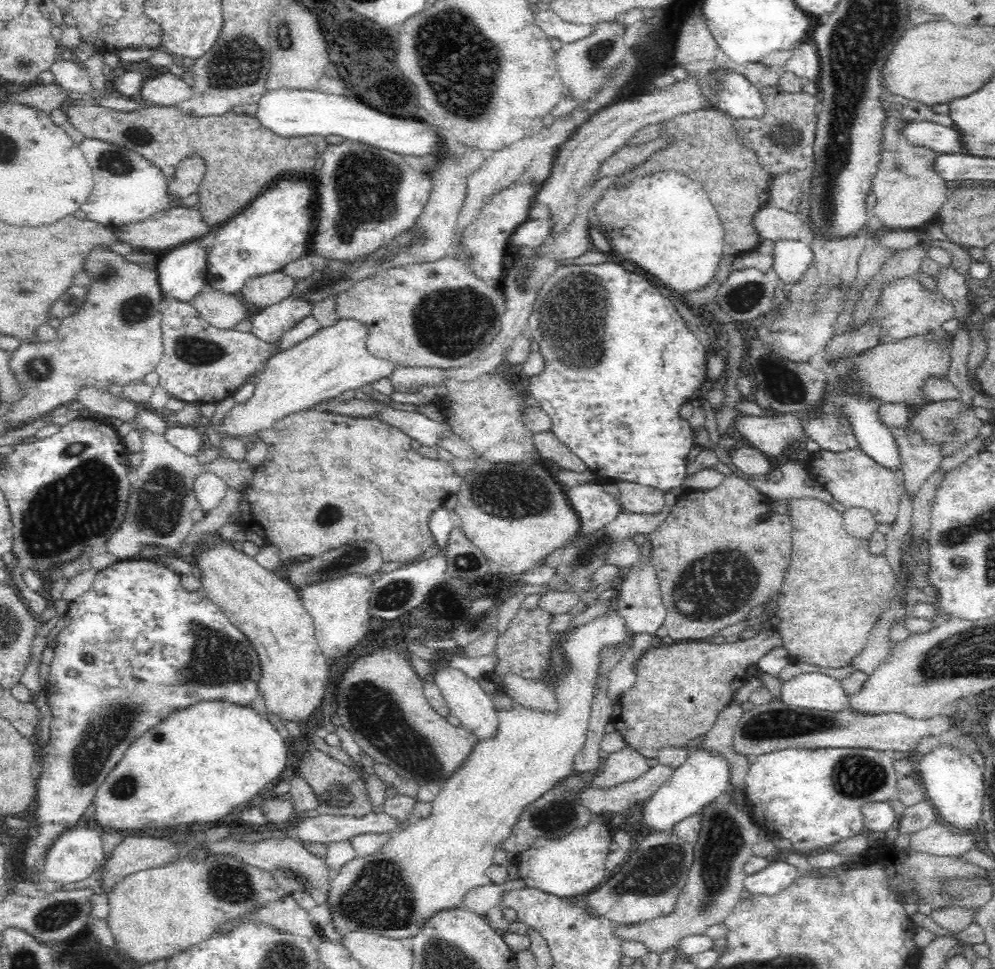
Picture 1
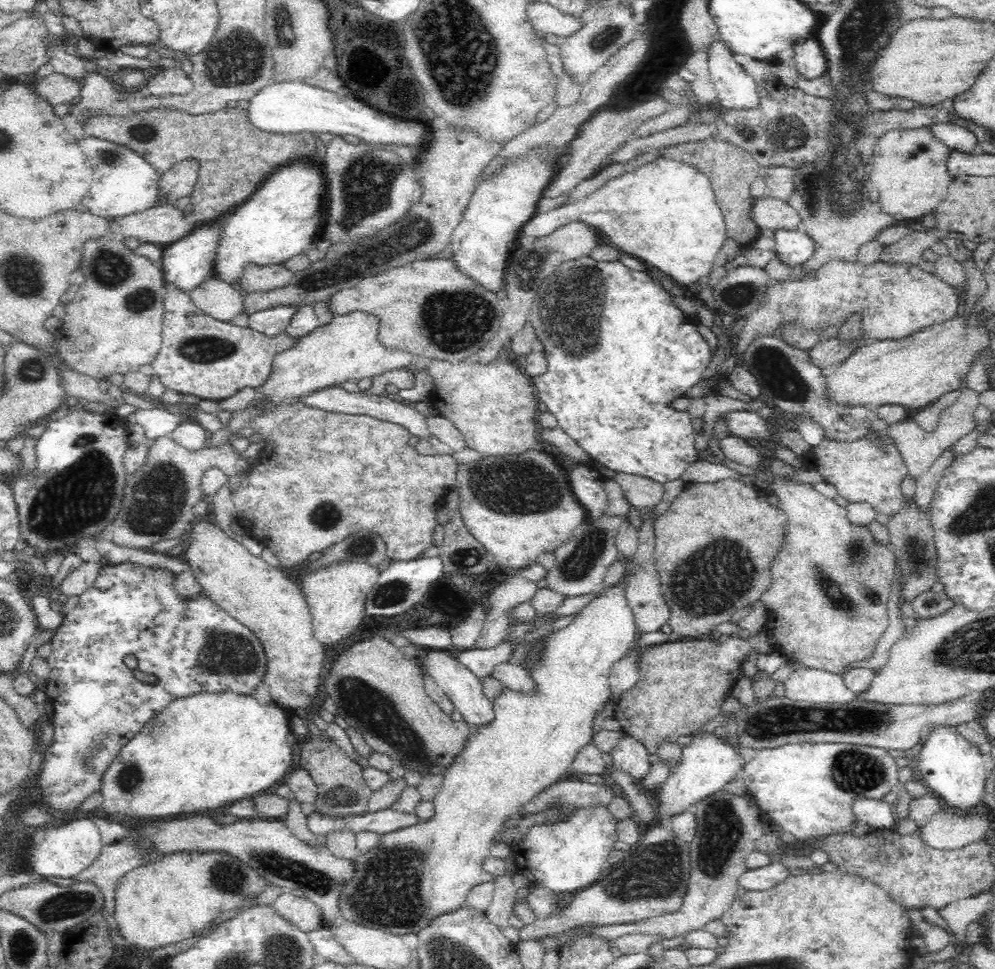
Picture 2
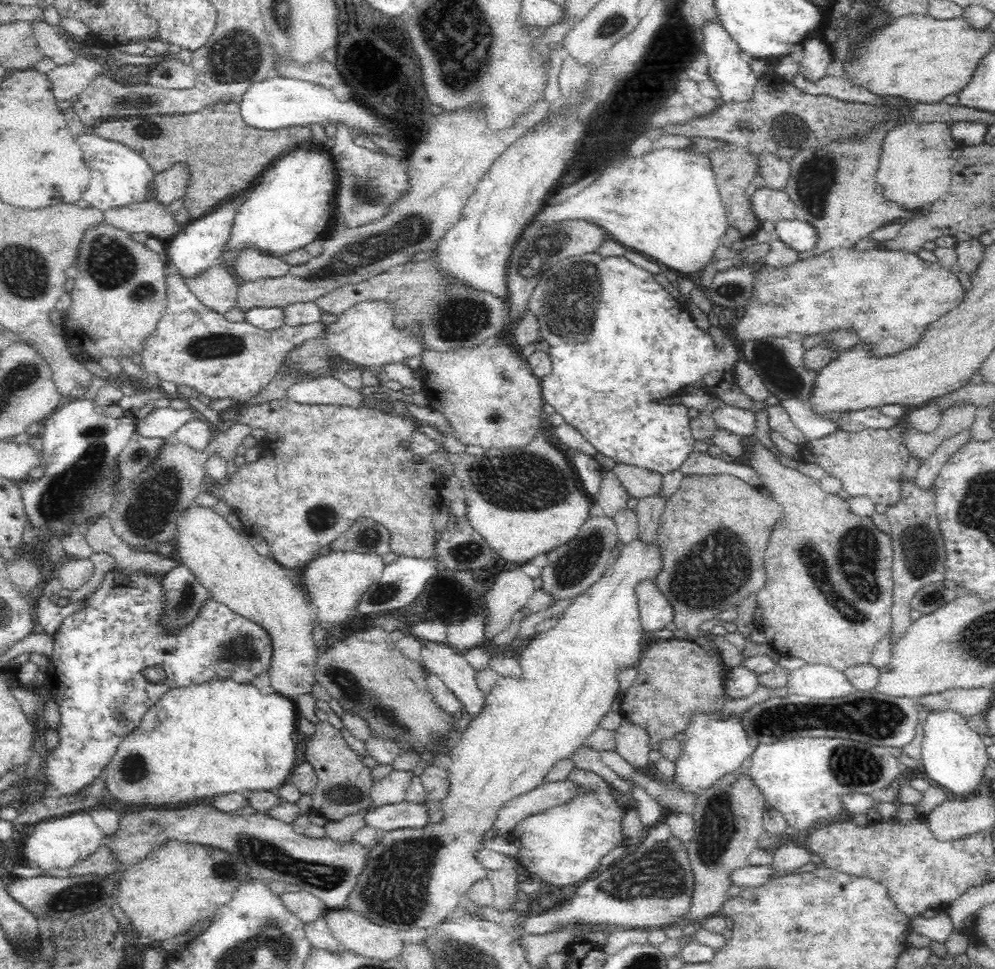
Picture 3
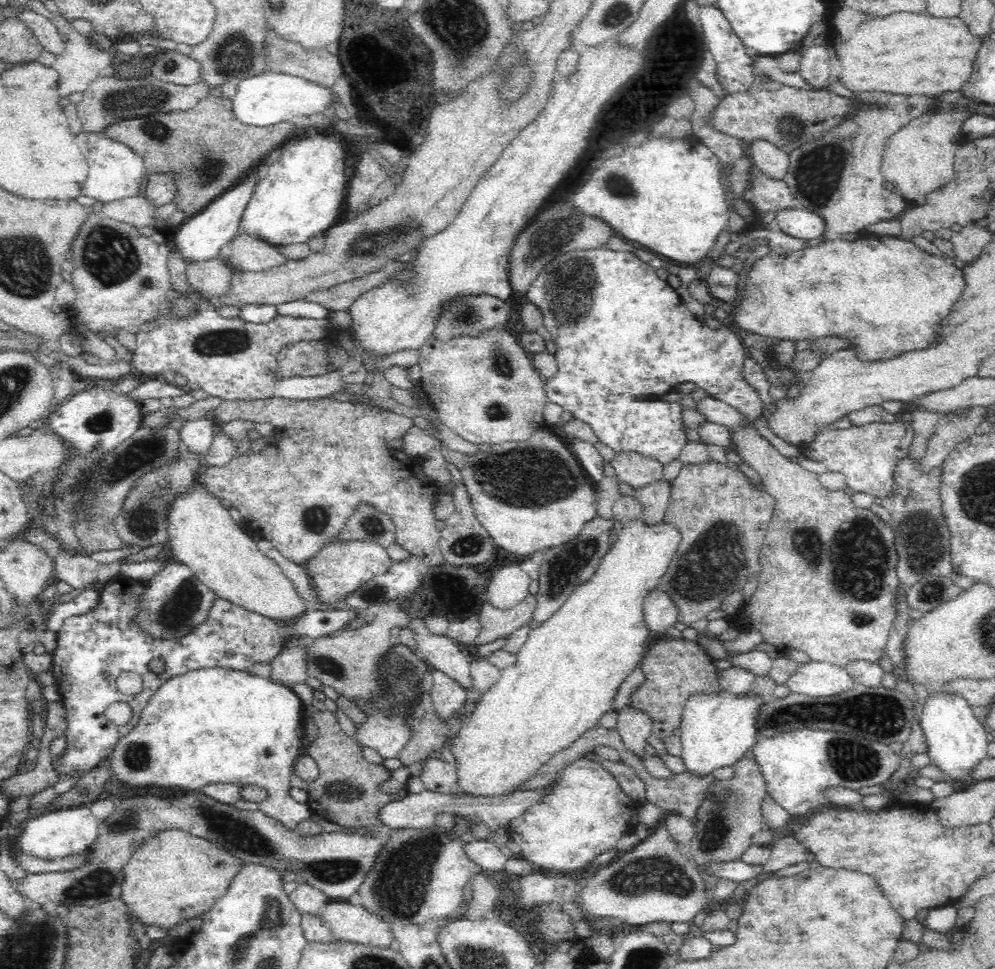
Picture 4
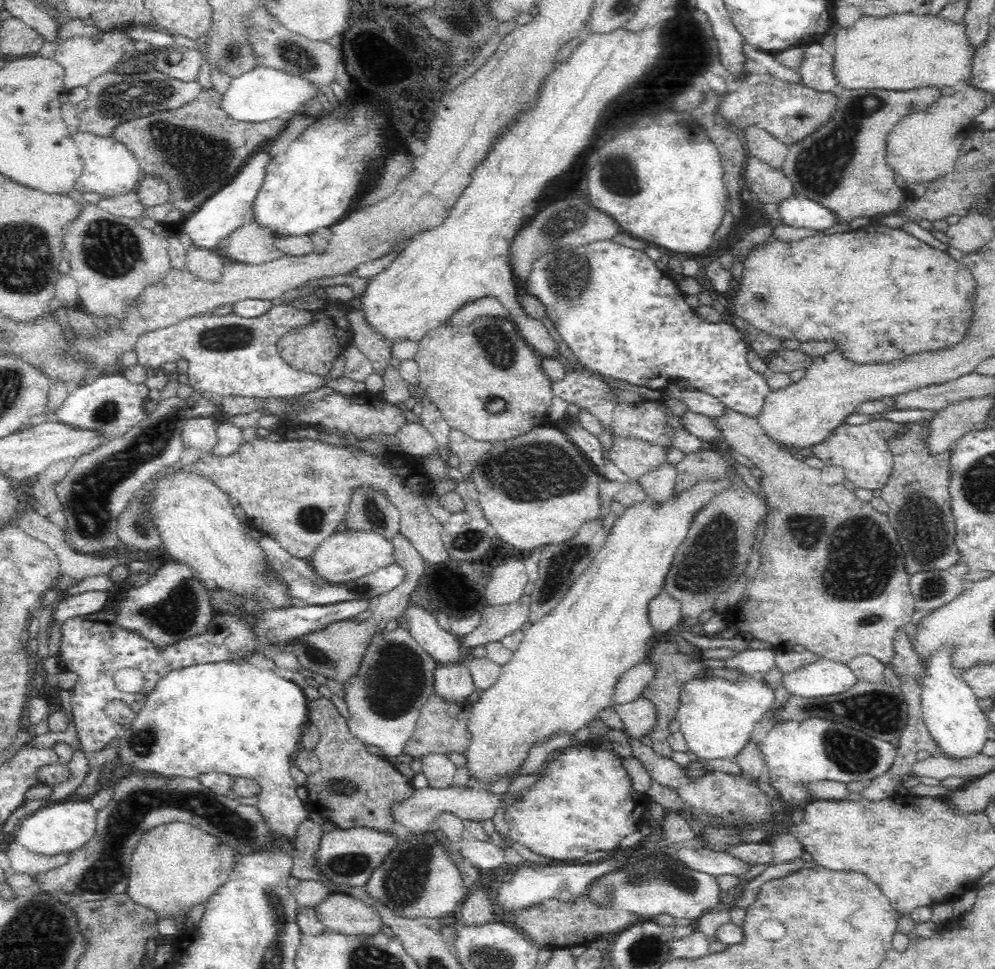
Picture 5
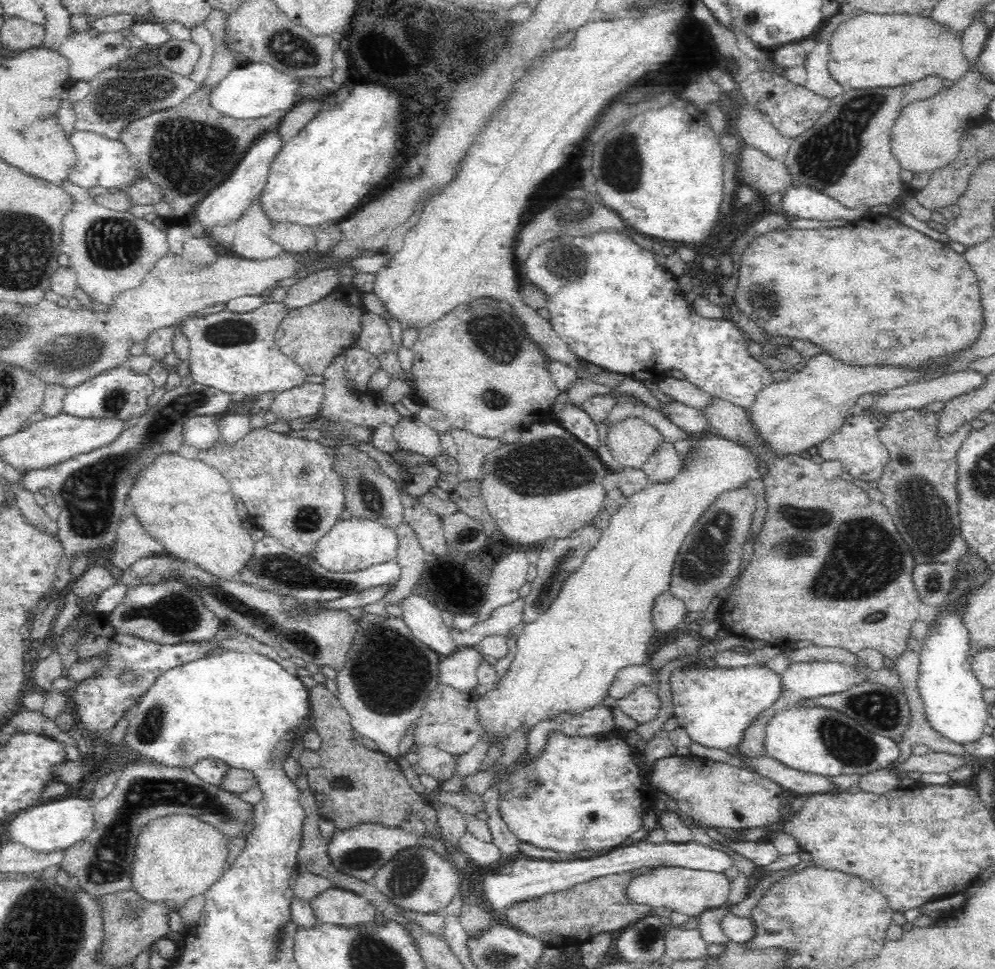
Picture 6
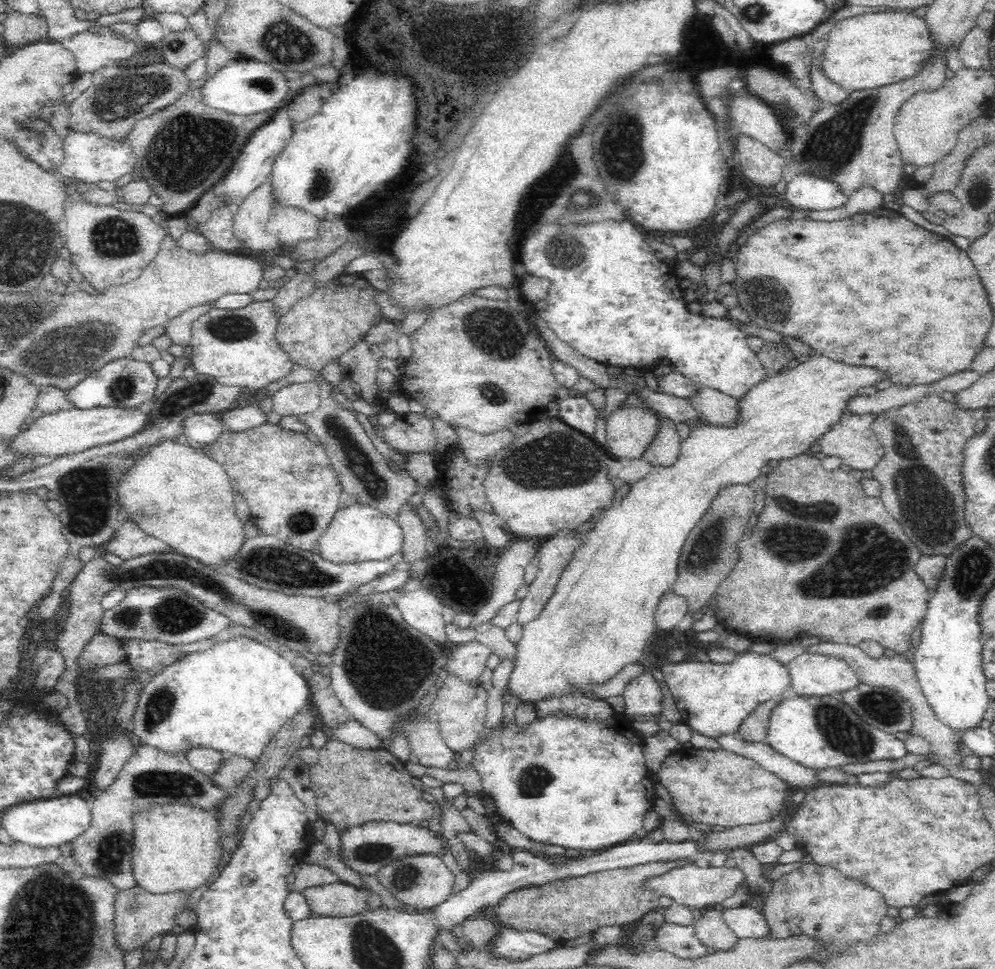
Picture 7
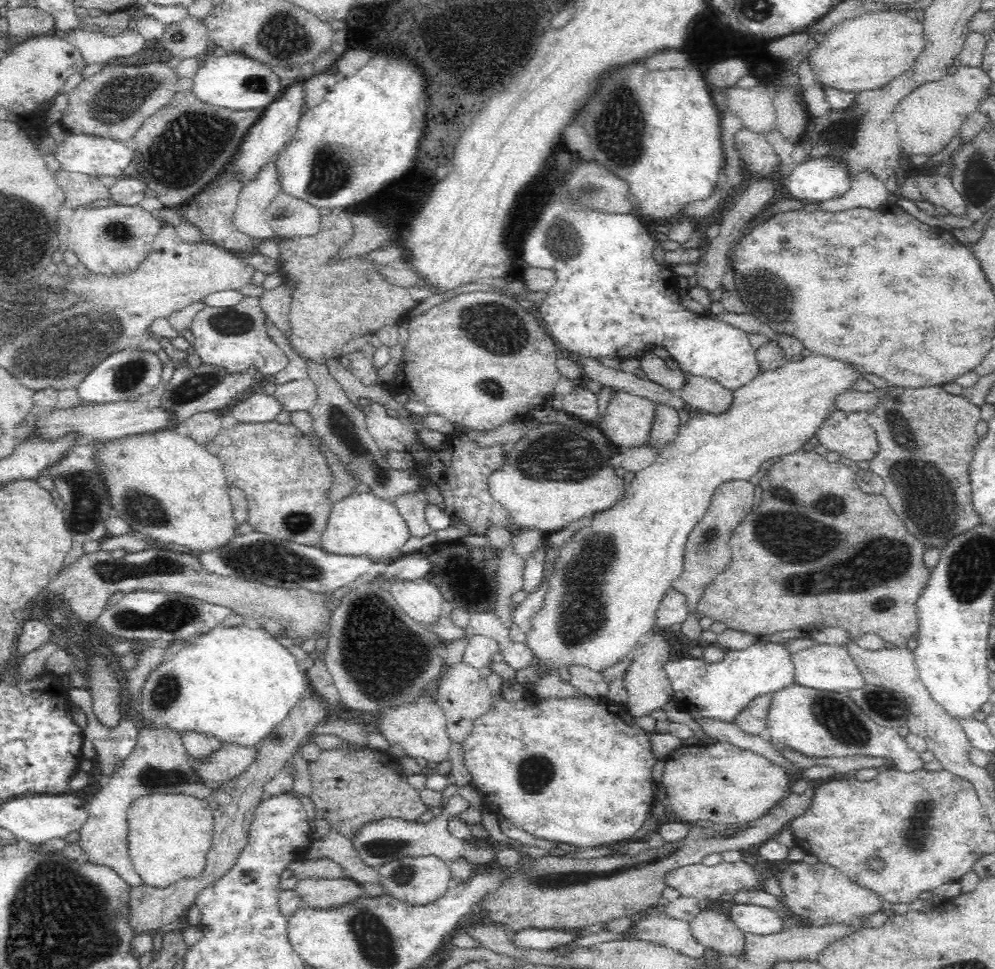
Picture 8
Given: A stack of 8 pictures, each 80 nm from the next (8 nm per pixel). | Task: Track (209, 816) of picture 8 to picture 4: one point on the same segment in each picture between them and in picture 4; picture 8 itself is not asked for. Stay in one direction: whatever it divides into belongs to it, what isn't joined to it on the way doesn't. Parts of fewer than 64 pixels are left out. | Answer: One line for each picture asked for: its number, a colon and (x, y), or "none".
4: (174, 875)
5: (176, 865)
6: (177, 856)
7: (174, 845)

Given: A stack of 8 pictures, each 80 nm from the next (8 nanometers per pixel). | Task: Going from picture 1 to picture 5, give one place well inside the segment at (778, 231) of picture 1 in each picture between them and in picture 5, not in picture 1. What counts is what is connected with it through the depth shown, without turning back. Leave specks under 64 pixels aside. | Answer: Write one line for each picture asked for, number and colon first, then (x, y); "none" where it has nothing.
2: (767, 212)
3: (770, 205)
4: (768, 194)
5: (769, 184)

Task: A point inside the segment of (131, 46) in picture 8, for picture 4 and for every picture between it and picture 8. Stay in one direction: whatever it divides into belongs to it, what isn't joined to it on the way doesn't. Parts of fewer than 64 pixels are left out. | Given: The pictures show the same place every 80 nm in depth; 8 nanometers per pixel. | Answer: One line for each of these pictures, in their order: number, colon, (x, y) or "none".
4: (79, 62)
5: (84, 58)
6: (88, 54)
7: (92, 51)

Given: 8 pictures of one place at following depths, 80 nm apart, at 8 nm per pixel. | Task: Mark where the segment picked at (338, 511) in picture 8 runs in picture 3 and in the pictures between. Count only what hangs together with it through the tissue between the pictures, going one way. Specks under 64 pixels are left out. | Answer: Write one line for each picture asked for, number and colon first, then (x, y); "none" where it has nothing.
3: (333, 582)
4: (340, 566)
5: (348, 554)
6: (356, 542)
7: (359, 532)

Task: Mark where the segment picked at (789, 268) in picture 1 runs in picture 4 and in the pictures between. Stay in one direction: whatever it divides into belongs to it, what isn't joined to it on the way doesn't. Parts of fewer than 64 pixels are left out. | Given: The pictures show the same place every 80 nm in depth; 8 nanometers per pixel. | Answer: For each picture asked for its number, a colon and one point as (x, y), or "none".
2: (793, 247)
3: (800, 235)
4: (800, 222)

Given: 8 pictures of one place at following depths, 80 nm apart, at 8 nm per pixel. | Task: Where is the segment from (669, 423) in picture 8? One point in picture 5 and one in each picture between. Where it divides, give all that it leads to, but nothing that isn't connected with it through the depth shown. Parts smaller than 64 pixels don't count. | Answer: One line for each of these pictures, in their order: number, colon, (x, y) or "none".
5: (659, 481)
6: (664, 461)
7: (664, 447)

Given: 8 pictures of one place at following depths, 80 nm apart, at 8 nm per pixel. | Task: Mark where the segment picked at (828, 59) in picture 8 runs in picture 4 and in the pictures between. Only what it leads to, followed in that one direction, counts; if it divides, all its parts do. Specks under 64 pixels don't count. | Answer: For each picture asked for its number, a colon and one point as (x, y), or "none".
4: (905, 53)
5: (902, 51)
6: (873, 50)
7: (865, 52)

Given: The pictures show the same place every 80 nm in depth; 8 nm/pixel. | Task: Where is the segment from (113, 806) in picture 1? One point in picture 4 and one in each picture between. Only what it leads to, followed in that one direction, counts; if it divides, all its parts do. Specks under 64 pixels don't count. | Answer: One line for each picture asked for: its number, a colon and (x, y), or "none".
2: (201, 752)
3: (210, 737)
4: (214, 724)

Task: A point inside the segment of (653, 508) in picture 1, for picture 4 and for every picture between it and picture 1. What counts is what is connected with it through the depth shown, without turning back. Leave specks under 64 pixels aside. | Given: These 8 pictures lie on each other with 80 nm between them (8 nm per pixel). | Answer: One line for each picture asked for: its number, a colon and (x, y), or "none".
2: (641, 491)
3: (638, 481)
4: (635, 469)

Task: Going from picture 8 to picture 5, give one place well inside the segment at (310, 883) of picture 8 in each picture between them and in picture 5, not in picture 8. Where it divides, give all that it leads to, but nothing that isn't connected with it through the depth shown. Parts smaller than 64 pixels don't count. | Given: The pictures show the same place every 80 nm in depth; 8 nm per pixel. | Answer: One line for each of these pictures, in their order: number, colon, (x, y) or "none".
5: (340, 912)
6: (339, 905)
7: (339, 899)

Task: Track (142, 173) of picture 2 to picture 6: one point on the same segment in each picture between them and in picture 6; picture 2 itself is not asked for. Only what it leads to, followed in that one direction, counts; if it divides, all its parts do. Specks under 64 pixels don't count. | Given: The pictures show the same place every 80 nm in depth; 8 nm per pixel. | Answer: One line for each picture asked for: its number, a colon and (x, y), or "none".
3: (119, 175)
4: (115, 172)
5: (109, 169)
6: (99, 161)

